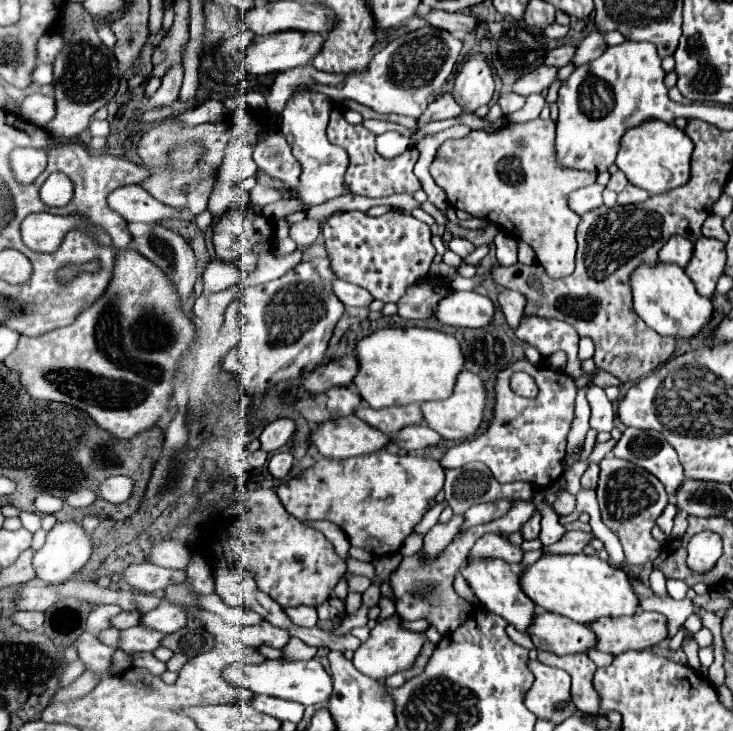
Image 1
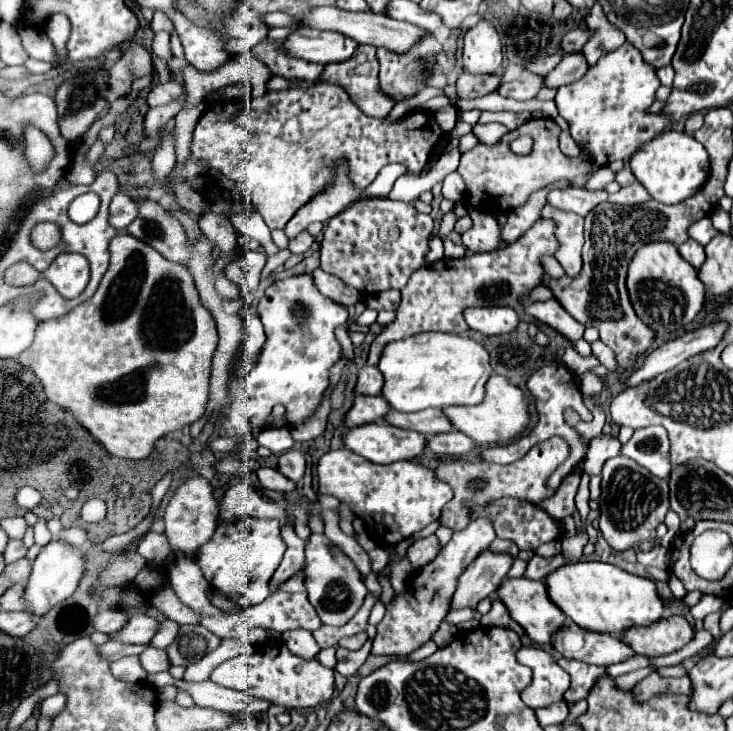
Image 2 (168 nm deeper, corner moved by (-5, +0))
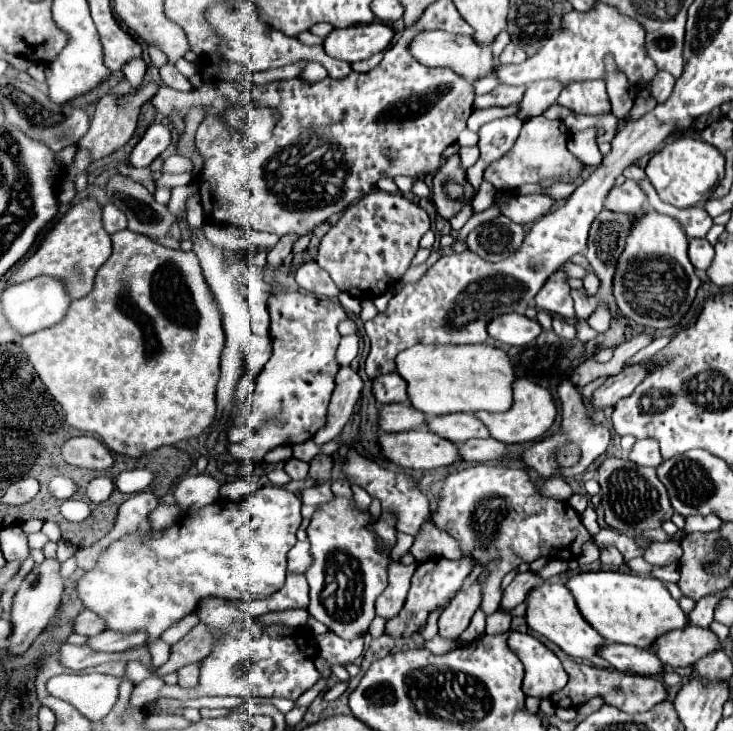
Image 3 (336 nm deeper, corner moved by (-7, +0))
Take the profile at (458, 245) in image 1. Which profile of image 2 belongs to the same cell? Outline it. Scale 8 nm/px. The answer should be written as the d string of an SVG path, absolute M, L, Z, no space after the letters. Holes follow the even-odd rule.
M473 209L473 227L463 233L463 245L473 253L489 253L501 247L501 225L499 221L487 213Z

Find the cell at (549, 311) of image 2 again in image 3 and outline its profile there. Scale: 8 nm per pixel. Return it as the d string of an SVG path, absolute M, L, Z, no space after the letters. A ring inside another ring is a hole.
M559 269L559 273L555 273L555 277L551 277L551 281L547 281L547 285L543 285L543 289L537 293L535 307L553 315L561 315L567 321L577 319L573 301L569 297L569 287L565 285L563 269Z

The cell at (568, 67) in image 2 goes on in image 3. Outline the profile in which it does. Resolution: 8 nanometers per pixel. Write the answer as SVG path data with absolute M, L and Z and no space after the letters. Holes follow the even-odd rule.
M555 79L531 83L525 91L525 97L521 101L521 109L519 109L517 117L521 121L527 121L535 115L541 115L549 105L553 105L557 101L561 89L563 89L563 83L555 81Z

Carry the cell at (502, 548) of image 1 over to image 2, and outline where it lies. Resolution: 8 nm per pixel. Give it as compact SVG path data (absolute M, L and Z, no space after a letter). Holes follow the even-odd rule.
M485 551L481 557L477 557L459 577L451 609L463 609L463 607L475 609L481 599L493 595L501 587L501 581L511 569L511 563L513 557L505 553L497 555Z

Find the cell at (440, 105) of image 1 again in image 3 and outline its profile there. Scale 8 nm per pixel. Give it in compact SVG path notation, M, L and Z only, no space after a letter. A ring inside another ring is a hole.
M597 3L589 13L567 13L563 17L561 29L555 31L553 37L549 37L531 59L521 65L495 65L493 75L499 79L501 85L529 85L531 81L539 79L559 79L567 85L571 81L603 79L603 57L607 53L615 57L617 67L627 75L633 85L651 81L657 75L655 63L645 57L643 27L637 21L631 21L631 17L623 17L617 13L617 9L611 9L603 3Z

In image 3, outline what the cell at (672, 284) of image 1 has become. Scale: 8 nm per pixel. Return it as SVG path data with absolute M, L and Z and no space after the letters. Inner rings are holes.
M657 211L639 217L631 237L627 237L627 249L619 257L619 271L615 273L613 295L621 313L647 329L675 327L689 311L699 287L701 279L687 257L687 237L679 223Z

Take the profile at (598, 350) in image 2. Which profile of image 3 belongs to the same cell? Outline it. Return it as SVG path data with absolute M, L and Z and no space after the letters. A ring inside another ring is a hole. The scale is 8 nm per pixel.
M579 321L579 323L575 325L575 329L577 329L577 339L583 341L583 343L587 343L587 341L591 341L591 339L597 337L597 333L595 333L585 321Z

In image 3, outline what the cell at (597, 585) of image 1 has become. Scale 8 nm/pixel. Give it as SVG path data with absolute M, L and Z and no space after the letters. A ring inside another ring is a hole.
M591 571L573 575L565 585L575 597L575 603L583 619L607 643L649 647L663 633L683 629L689 623L679 603L669 595L667 587L655 577L641 577L615 571L595 571L595 573Z

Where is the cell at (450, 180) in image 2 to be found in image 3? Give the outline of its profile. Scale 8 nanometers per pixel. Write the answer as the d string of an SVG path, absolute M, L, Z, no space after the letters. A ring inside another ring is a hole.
M477 146L460 148L458 153L464 169L468 169L474 165L480 156L480 151Z

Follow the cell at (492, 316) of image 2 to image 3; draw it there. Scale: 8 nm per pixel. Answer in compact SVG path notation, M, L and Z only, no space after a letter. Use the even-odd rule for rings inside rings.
M505 313L489 321L489 337L507 345L525 345L541 333L541 325L519 313Z

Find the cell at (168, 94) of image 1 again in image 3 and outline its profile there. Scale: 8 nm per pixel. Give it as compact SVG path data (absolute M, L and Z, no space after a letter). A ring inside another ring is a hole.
M155 121L153 125L149 125L149 129L141 137L141 141L131 151L129 163L133 167L149 167L151 161L169 147L169 143L171 143L169 127L161 125L159 121Z

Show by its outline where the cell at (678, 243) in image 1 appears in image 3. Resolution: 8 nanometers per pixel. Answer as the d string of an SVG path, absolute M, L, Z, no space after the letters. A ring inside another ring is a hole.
M689 239L689 259L697 271L705 271L713 261L713 245L707 239Z

